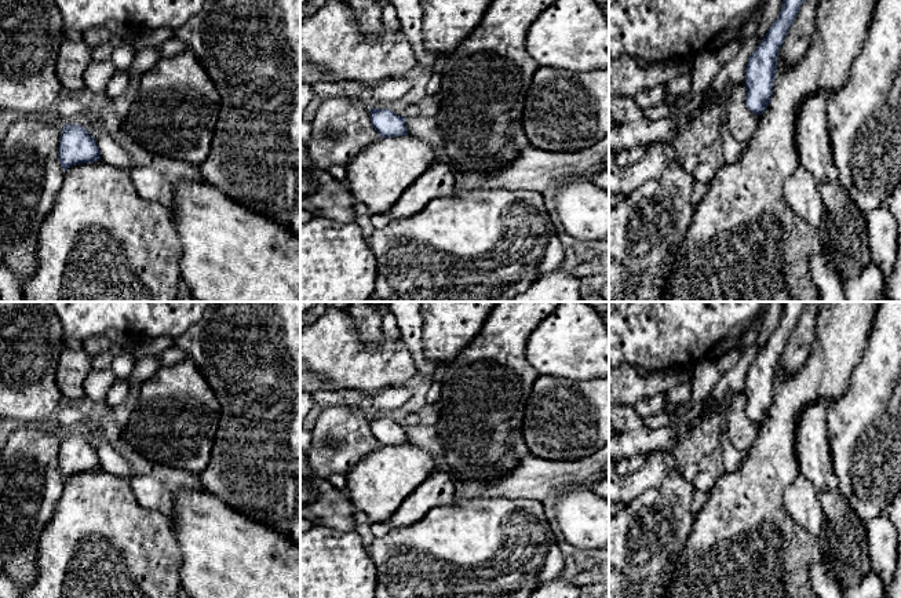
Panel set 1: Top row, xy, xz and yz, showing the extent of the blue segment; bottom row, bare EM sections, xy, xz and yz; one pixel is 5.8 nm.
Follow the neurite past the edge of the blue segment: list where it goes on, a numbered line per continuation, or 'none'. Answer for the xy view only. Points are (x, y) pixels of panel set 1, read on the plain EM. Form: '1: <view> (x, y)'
none

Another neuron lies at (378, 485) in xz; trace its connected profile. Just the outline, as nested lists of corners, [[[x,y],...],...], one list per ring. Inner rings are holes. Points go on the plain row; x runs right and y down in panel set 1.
[[[413,444],[379,446],[346,474],[346,495],[371,522],[386,524],[401,503],[437,470],[433,456]]]

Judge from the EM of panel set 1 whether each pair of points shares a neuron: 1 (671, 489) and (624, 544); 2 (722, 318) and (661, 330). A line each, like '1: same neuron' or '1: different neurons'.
1: same neuron
2: same neuron

